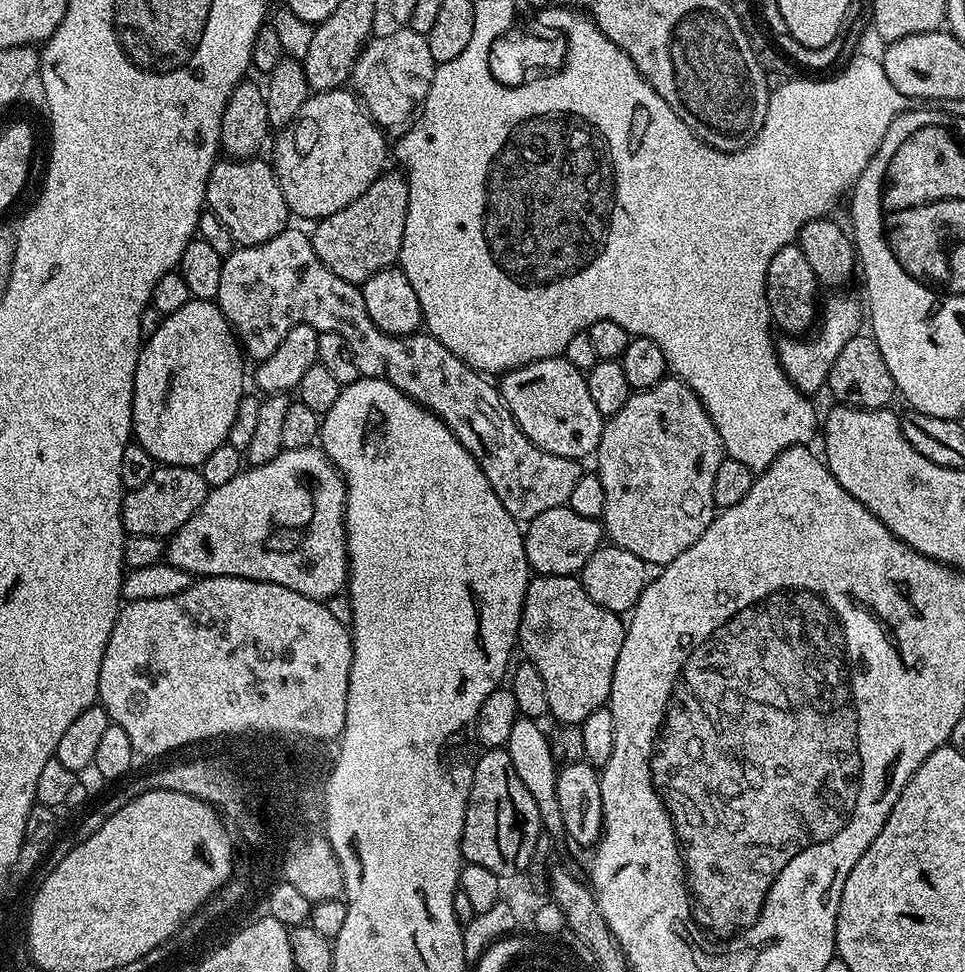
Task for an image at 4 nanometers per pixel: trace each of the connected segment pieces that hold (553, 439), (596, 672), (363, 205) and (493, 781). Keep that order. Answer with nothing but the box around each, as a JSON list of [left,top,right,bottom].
[[498,355,606,460],[518,574,625,726],[311,170,408,286],[461,748,542,877]]

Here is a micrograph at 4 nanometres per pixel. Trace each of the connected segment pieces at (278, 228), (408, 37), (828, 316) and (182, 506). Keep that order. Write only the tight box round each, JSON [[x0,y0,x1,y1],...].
[[206,158,290,248],[354,28,436,130],[776,290,862,394],[120,464,209,538]]

